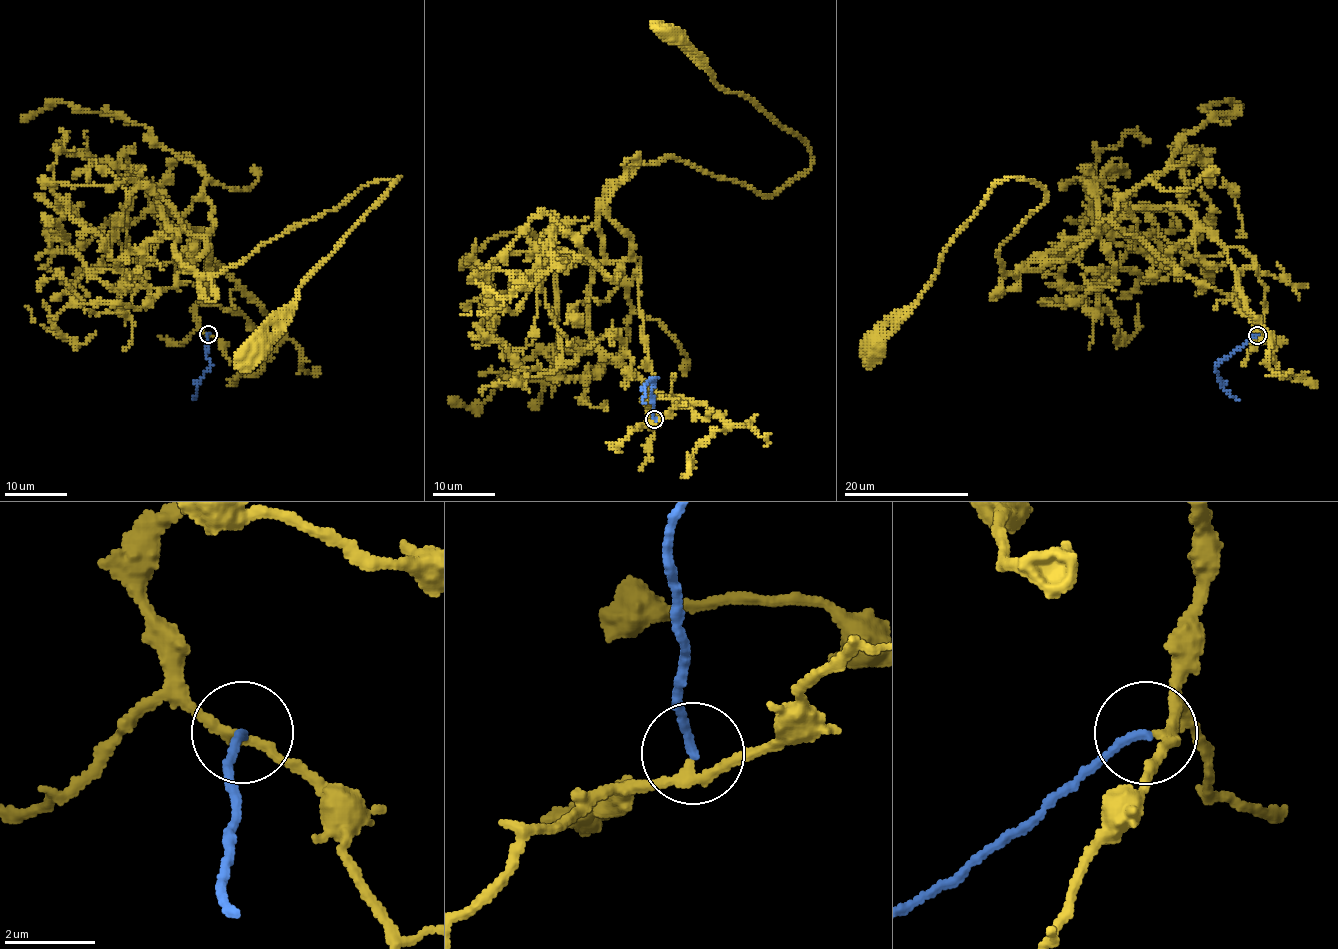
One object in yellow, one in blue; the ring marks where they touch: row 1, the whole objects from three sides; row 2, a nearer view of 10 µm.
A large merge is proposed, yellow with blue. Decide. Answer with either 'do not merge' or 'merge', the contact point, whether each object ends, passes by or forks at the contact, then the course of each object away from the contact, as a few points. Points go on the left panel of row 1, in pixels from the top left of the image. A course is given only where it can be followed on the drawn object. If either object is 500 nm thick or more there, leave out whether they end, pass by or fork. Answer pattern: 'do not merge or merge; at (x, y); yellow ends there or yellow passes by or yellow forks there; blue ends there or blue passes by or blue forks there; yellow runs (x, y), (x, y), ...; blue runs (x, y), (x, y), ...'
do not merge; at (208, 334); yellow passes by; blue ends there; yellow runs (209, 334), (196, 306), (210, 247), (160, 207), (180, 260), (216, 276), (399, 177), (253, 352); blue runs (209, 334), (207, 356), (211, 365), (196, 387), (193, 400)

